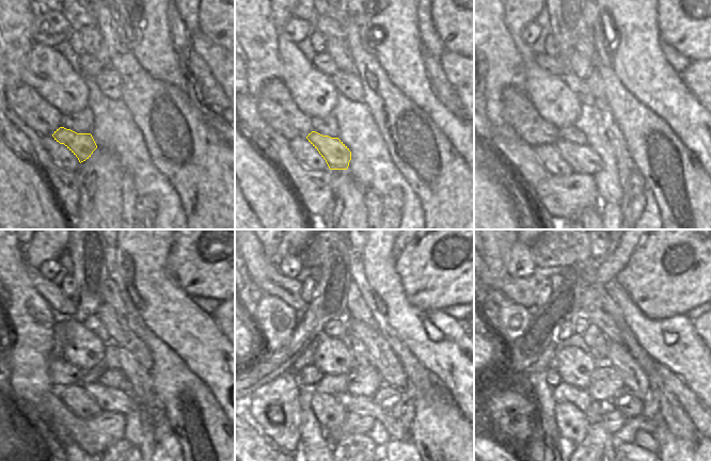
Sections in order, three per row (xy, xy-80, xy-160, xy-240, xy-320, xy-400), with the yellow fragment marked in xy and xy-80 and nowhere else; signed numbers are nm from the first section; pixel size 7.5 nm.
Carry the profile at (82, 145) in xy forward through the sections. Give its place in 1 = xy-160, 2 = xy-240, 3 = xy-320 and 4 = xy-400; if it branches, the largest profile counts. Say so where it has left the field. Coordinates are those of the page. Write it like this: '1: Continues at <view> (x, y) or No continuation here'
1: Continues at xy-160 (582, 159)
2: Continues at xy-240 (109, 399)
3: Continues at xy-320 (361, 404)
4: Continues at xy-400 (645, 440).

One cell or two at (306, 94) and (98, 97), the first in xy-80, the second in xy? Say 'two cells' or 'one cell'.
two cells

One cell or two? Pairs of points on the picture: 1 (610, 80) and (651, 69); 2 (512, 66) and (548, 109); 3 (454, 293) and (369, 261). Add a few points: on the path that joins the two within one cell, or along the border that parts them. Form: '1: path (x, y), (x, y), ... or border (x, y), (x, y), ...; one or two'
1: border (611, 67), (617, 79), (633, 97); two
2: border (520, 57), (525, 70), (524, 88); two
3: border (395, 255), (395, 272), (406, 295); two

